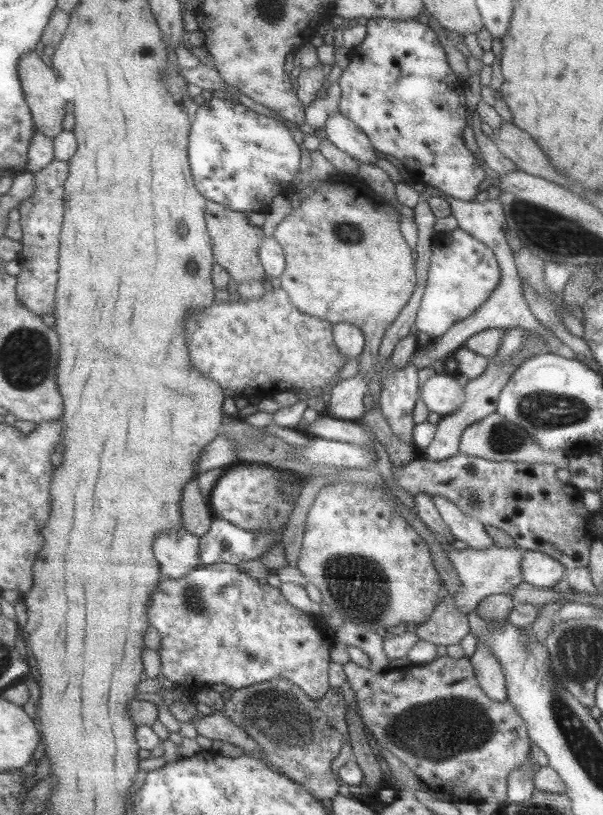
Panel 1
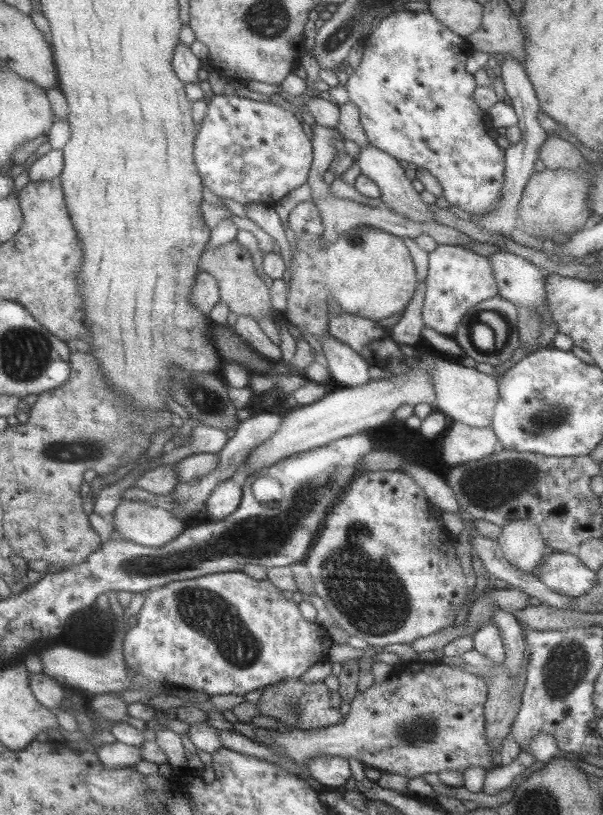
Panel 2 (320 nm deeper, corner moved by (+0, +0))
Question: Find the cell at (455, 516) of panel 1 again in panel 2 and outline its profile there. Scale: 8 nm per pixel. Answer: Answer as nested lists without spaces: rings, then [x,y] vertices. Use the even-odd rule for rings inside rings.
[[[323,334],[317,339],[329,367],[329,377],[337,384],[352,387],[371,379],[368,372],[369,364],[345,343],[329,334]]]

